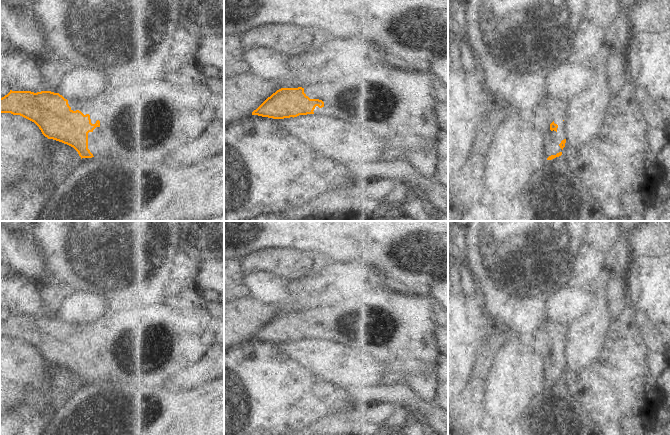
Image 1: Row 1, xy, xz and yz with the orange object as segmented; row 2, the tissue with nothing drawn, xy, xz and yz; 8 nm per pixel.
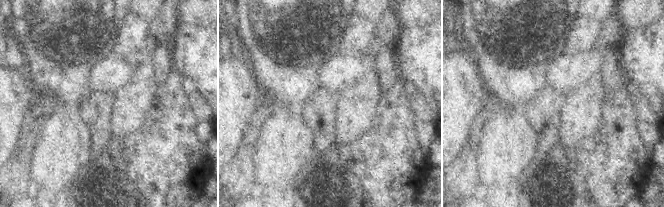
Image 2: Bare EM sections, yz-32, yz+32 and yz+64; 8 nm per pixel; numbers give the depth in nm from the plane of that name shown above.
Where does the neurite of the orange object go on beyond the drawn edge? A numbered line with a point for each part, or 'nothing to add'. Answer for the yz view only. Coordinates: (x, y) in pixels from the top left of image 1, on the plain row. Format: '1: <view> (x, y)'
1: yz (552, 363)

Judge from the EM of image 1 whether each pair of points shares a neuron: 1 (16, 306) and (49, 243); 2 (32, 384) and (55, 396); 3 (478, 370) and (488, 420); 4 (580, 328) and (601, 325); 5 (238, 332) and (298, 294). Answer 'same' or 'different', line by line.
1: different
2: different
3: same
4: same
5: same

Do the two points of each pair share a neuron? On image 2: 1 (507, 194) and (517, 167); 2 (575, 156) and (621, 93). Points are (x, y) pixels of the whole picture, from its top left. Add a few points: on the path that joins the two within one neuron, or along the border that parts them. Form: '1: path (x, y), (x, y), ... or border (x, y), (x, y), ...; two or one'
1: border (522, 177), (511, 181), (507, 185), (488, 186); two
2: path (593, 146), (619, 120), (620, 111); one

